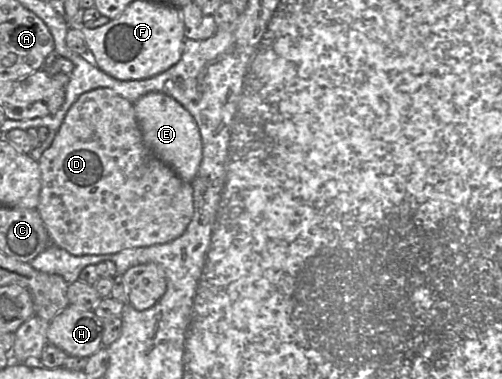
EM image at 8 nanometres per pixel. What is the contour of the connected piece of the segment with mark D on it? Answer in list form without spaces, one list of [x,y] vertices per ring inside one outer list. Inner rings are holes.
[[[96,88],[83,93],[67,111],[51,146],[39,160],[41,174],[40,201],[37,207],[53,244],[74,256],[115,254],[130,248],[165,244],[180,237],[193,216],[192,184],[182,180],[167,164],[152,155],[145,146],[134,104],[110,88]]]

